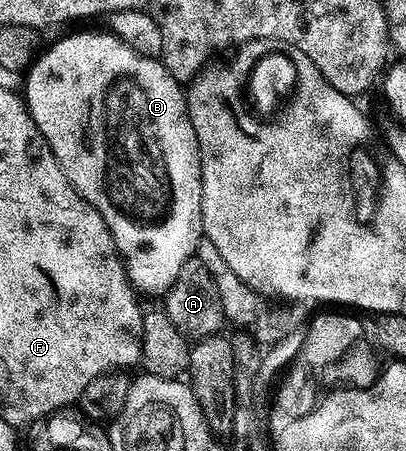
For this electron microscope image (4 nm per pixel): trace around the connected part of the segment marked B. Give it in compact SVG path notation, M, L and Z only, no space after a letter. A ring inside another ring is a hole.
M76 31L65 39L57 41L53 47L45 46L36 56L35 63L28 68L26 78L22 83L22 98L28 105L28 112L34 117L34 125L46 137L58 165L62 165L62 173L74 185L77 193L97 211L106 221L110 229L110 237L116 246L116 254L120 256L124 271L128 275L128 282L132 284L137 292L145 291L148 295L159 296L167 292L168 288L178 277L182 265L186 260L197 254L200 240L204 233L202 225L202 165L200 164L200 146L198 137L194 133L194 125L188 116L188 97L181 80L165 69L160 59L147 59L134 49L130 49L118 36L101 31Z

